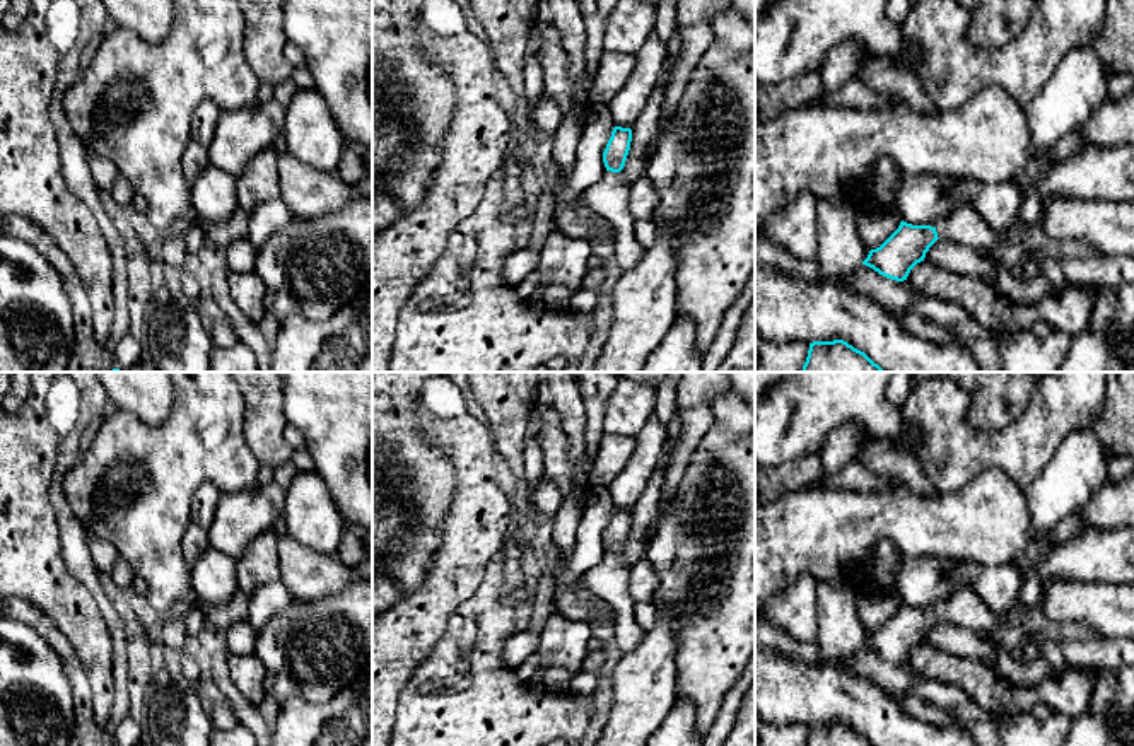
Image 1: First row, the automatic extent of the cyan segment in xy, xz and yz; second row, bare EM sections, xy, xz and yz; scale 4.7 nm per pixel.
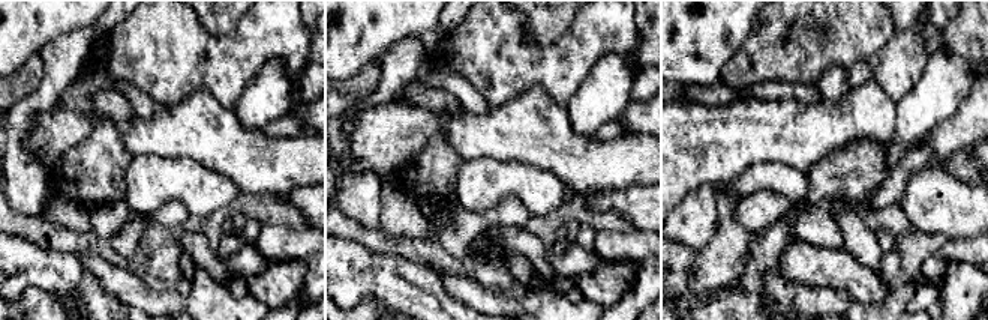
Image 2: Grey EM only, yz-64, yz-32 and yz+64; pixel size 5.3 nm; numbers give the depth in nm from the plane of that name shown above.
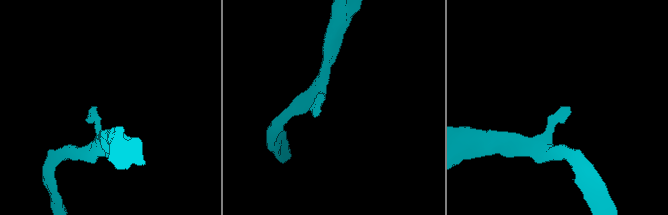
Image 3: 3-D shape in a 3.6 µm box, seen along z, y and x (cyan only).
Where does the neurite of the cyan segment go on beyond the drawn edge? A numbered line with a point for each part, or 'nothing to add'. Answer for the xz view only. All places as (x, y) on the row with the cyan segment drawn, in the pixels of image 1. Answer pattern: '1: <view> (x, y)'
1: xz (608, 197)

